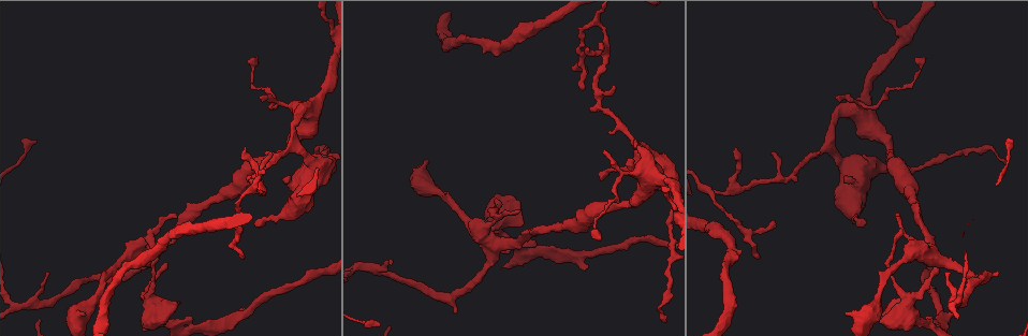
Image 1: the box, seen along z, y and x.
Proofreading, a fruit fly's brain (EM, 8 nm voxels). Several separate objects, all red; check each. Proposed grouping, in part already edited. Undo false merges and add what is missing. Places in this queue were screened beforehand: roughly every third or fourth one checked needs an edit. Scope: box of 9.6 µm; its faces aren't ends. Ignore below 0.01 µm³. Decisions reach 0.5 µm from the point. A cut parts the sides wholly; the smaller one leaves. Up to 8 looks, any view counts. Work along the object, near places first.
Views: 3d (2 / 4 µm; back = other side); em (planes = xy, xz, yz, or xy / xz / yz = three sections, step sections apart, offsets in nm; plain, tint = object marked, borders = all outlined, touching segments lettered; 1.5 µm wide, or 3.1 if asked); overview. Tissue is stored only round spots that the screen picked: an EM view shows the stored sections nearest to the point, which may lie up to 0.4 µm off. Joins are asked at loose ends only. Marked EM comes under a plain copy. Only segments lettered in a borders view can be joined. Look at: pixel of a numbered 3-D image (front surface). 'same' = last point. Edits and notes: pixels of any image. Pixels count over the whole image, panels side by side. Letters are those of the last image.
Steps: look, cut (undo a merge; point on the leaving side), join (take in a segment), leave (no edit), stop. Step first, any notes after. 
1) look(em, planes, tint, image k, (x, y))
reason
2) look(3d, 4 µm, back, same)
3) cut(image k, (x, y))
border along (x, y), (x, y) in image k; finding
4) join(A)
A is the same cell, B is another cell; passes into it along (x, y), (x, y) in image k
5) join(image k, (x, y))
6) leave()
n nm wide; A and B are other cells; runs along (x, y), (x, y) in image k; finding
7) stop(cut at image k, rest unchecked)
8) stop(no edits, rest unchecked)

look(em, planes, borders, image 1, (278, 214))
sudden change in width

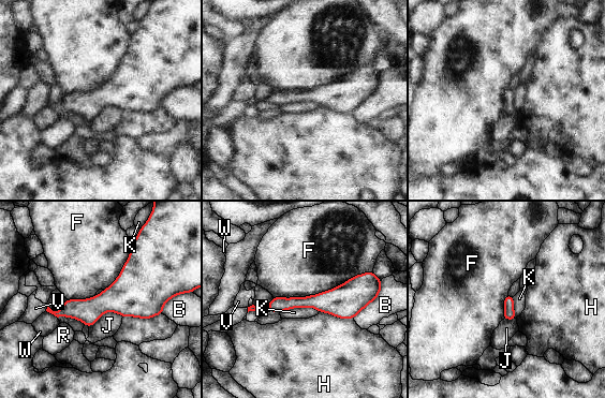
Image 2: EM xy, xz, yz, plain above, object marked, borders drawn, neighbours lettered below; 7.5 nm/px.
leave()
B, F, H, J, K, R, V and W are other cells; border along (371, 270), (315, 294), (273, 297) in image 2; one cell here

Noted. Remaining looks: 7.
look(em, xy, step 4, borders, image 1, (522, 225))
stops while still wide

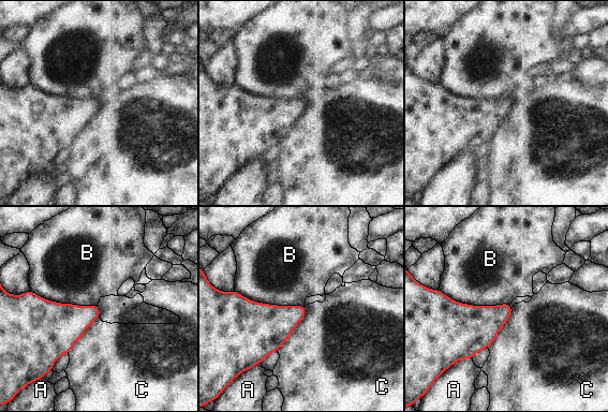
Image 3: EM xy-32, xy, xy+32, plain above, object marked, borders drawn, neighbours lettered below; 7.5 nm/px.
leave()
A, B and C are other cells; border along (306, 306), (302, 319), (277, 350) in image 3; none of them fits

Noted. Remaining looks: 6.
look(em, planes, borders, image 1, (153, 232))
sudden change in width

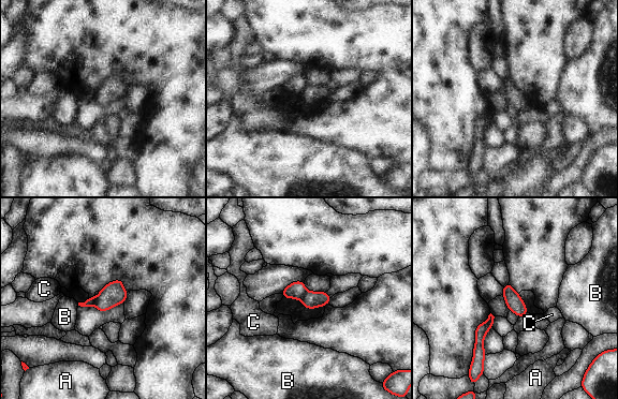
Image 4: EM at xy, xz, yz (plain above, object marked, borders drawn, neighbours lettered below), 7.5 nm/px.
cut(image 4, (296, 290))
120 nm wide; A, B and C are other cells; a second cell is stuck on

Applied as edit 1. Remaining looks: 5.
stop(cut at image 4, rest unchecked)

